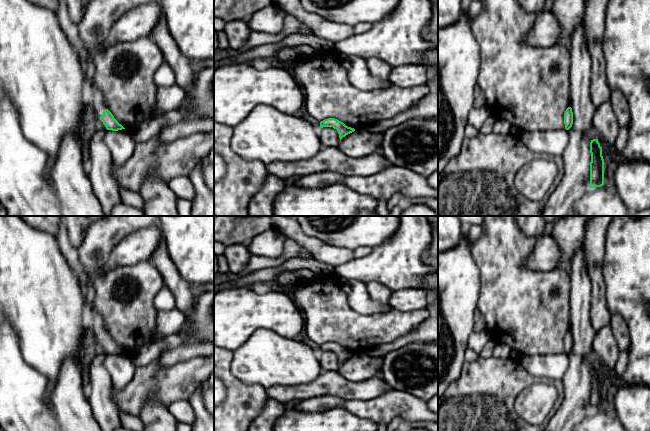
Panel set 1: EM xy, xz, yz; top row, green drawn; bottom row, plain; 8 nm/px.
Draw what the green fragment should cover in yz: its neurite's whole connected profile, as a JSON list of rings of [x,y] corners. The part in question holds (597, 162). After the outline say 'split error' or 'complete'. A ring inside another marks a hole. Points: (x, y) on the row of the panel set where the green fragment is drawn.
[[[598,139],[591,140],[590,153],[590,188],[601,187],[604,185],[604,159]]]; complete

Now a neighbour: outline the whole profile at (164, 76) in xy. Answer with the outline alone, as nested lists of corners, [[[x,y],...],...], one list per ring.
[[[163,62],[155,71],[154,83],[157,87],[168,87],[176,83],[176,76],[173,69]]]

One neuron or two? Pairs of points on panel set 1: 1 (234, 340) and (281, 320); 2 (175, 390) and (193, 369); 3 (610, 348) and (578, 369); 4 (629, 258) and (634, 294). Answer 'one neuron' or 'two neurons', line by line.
1: one neuron
2: one neuron
3: two neurons
4: one neuron

